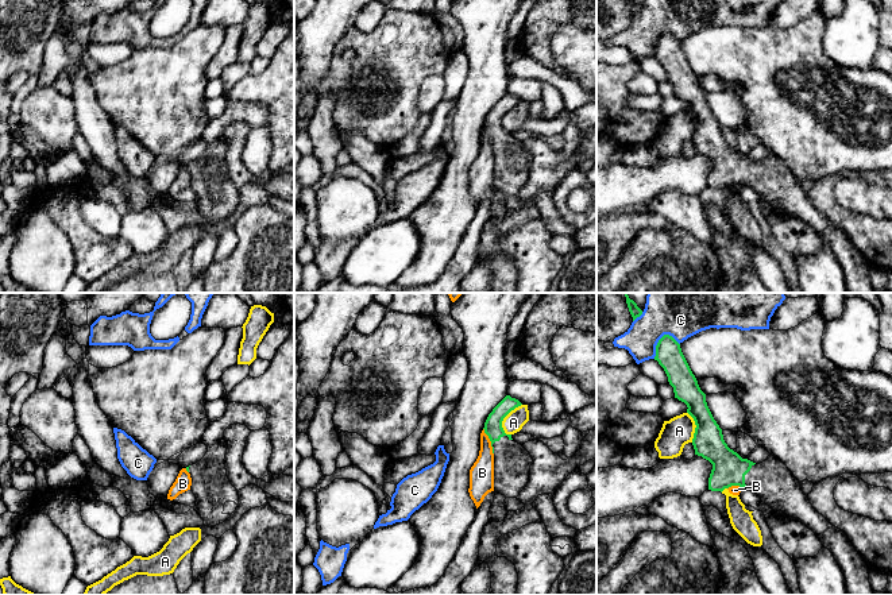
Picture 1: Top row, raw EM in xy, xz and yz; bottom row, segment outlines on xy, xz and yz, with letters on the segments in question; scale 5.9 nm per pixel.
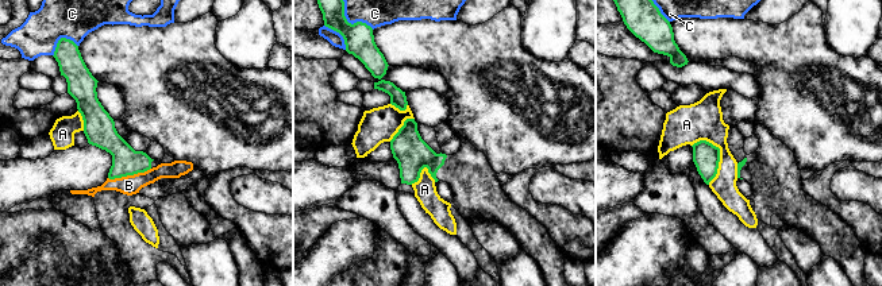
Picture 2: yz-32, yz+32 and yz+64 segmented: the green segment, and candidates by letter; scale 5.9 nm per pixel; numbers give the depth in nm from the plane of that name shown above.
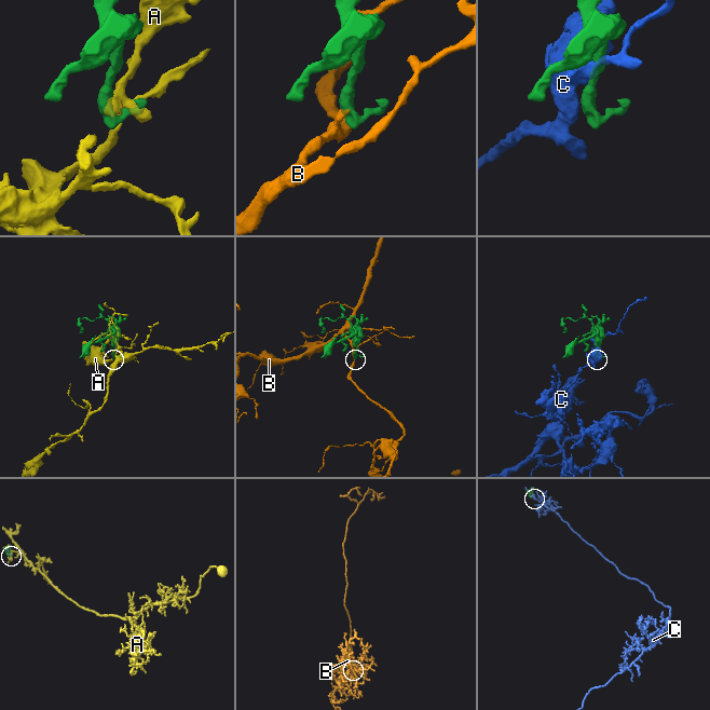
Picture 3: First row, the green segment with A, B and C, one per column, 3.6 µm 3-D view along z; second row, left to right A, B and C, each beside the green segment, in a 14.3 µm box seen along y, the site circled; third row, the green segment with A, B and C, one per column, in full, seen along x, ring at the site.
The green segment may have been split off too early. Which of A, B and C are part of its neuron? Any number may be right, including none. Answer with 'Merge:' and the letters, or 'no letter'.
Merge: no letter

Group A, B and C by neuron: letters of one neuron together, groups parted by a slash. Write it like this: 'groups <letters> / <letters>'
groups A / B / C

